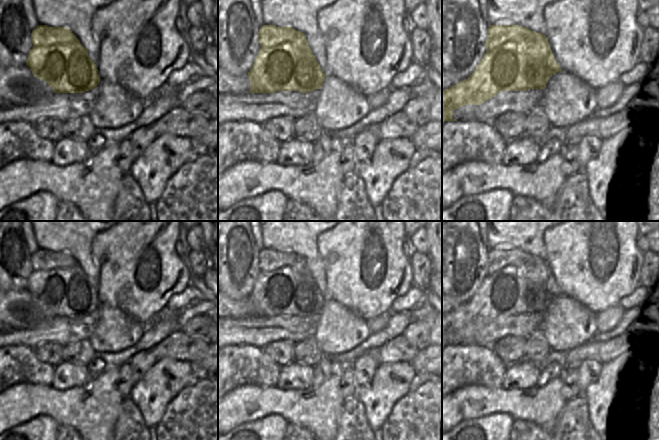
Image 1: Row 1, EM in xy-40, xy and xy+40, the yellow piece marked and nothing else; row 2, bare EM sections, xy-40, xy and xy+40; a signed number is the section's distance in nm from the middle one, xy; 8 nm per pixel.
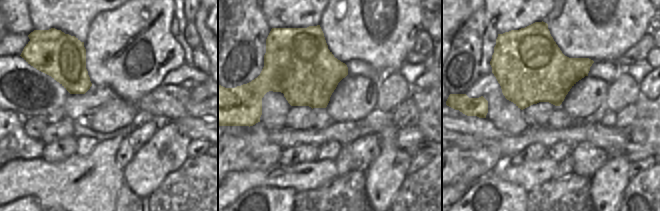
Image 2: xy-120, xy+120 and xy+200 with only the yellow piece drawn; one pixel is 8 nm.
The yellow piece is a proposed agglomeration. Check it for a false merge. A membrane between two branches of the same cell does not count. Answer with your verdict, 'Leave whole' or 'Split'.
Split

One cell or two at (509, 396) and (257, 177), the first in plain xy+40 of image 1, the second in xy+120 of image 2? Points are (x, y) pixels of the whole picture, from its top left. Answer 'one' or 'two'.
one

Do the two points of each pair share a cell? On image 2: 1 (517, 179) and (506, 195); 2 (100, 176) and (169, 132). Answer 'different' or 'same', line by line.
1: different
2: different

